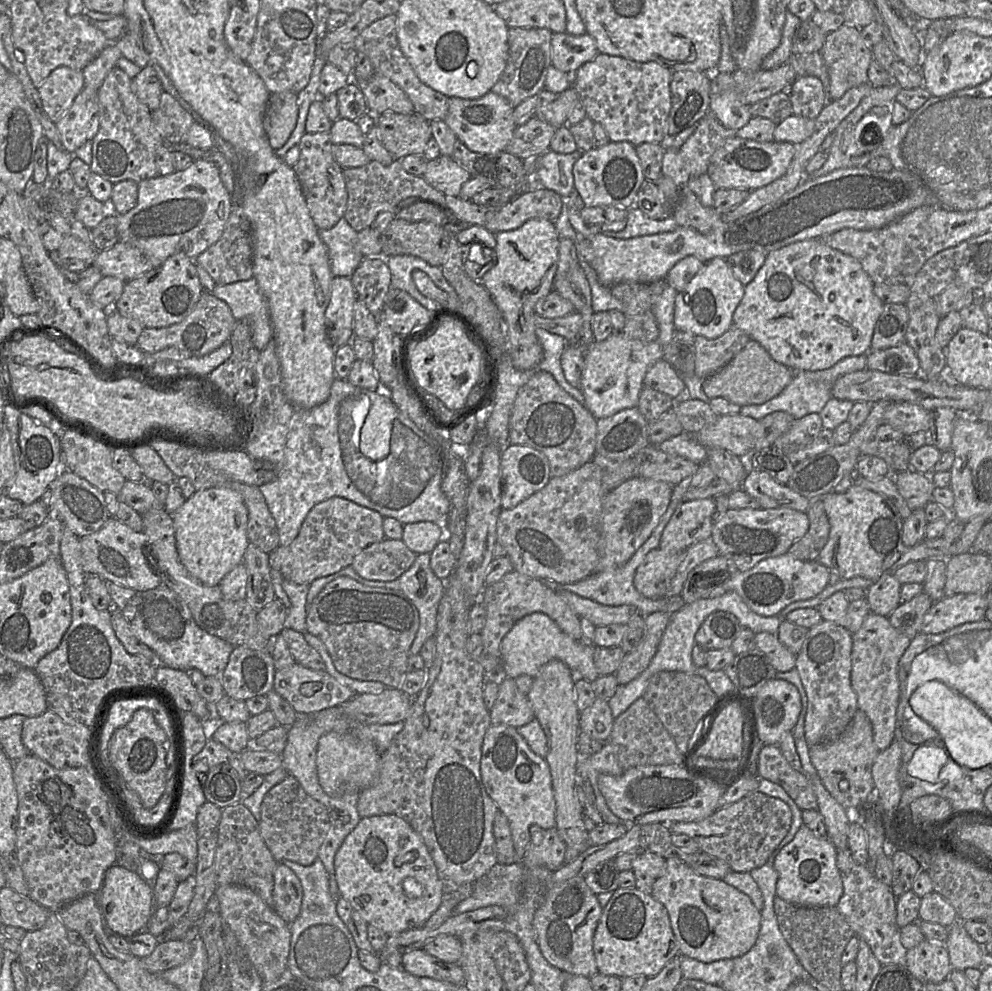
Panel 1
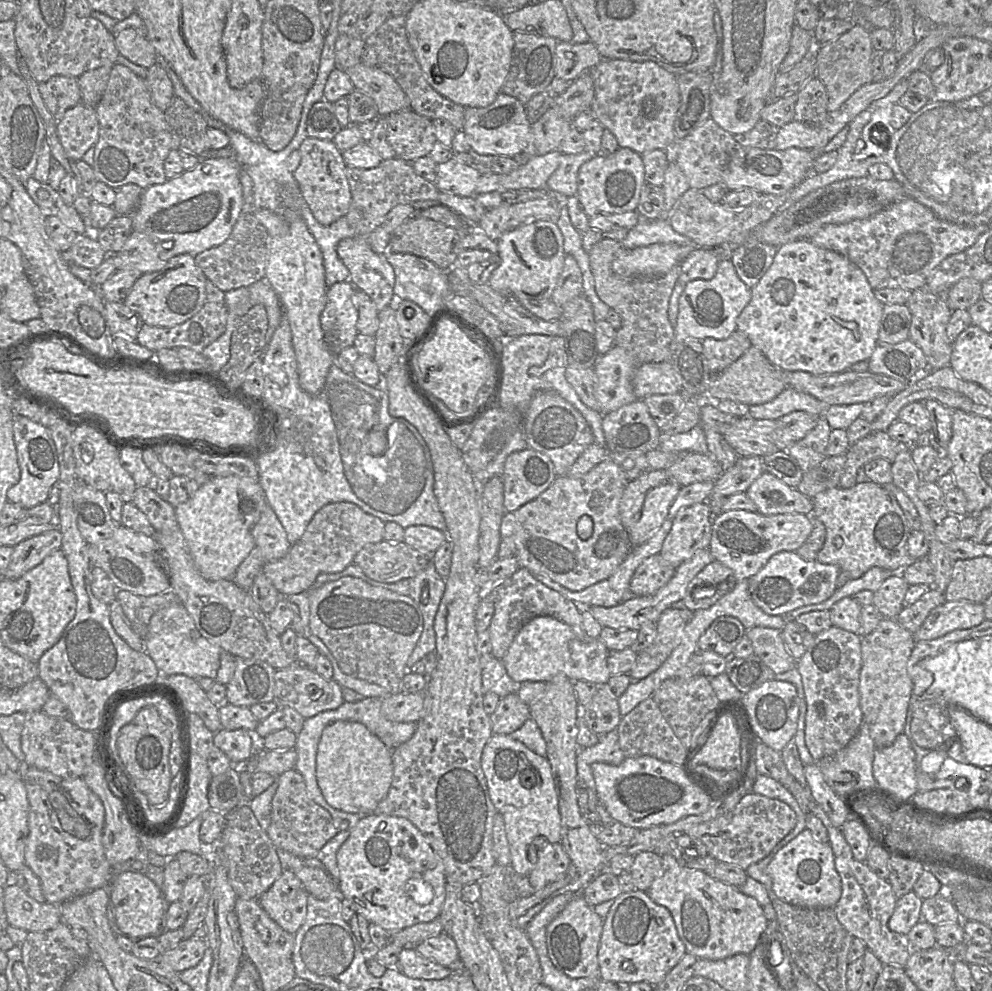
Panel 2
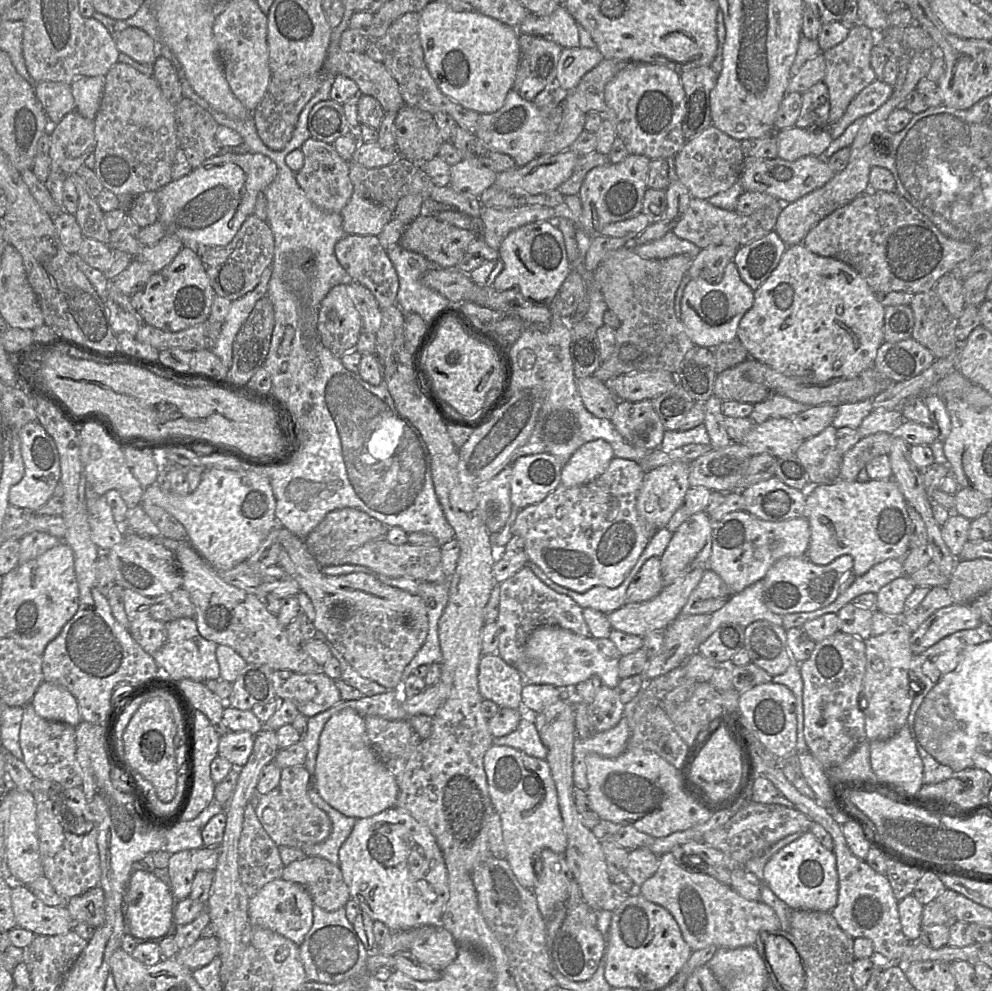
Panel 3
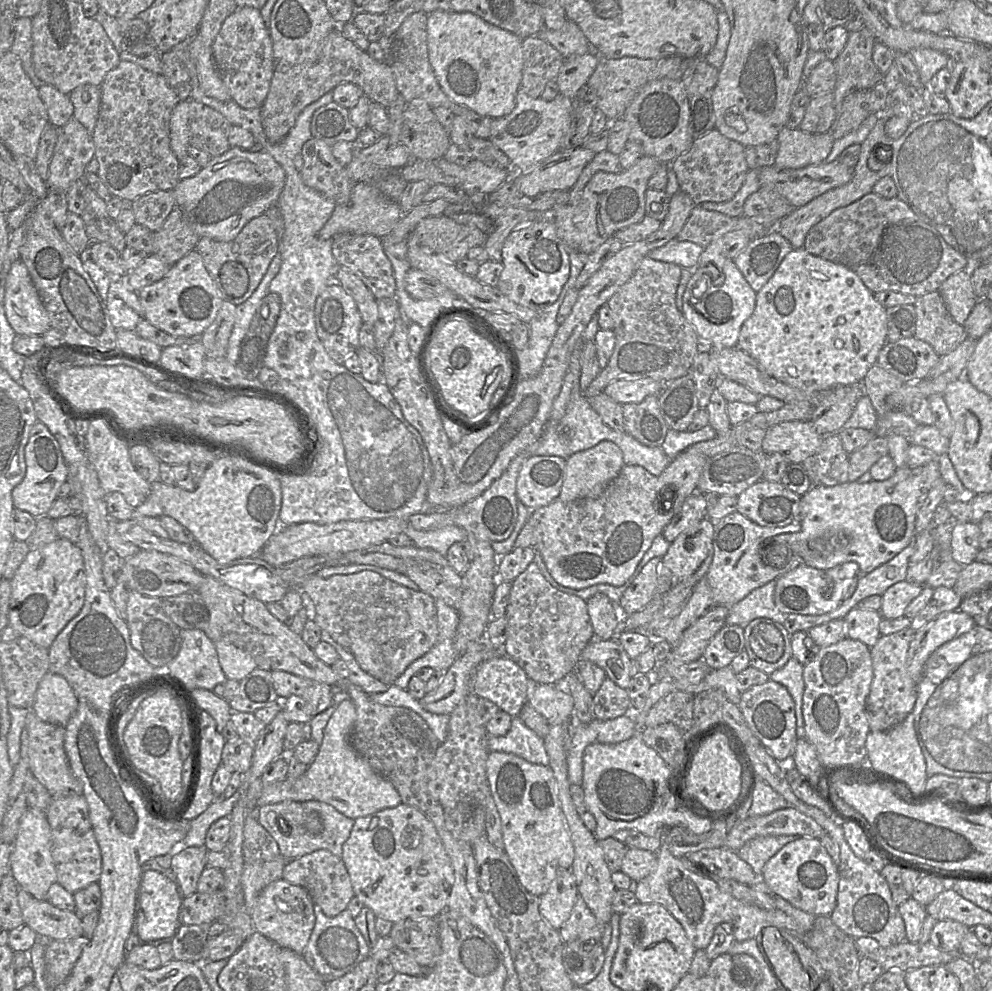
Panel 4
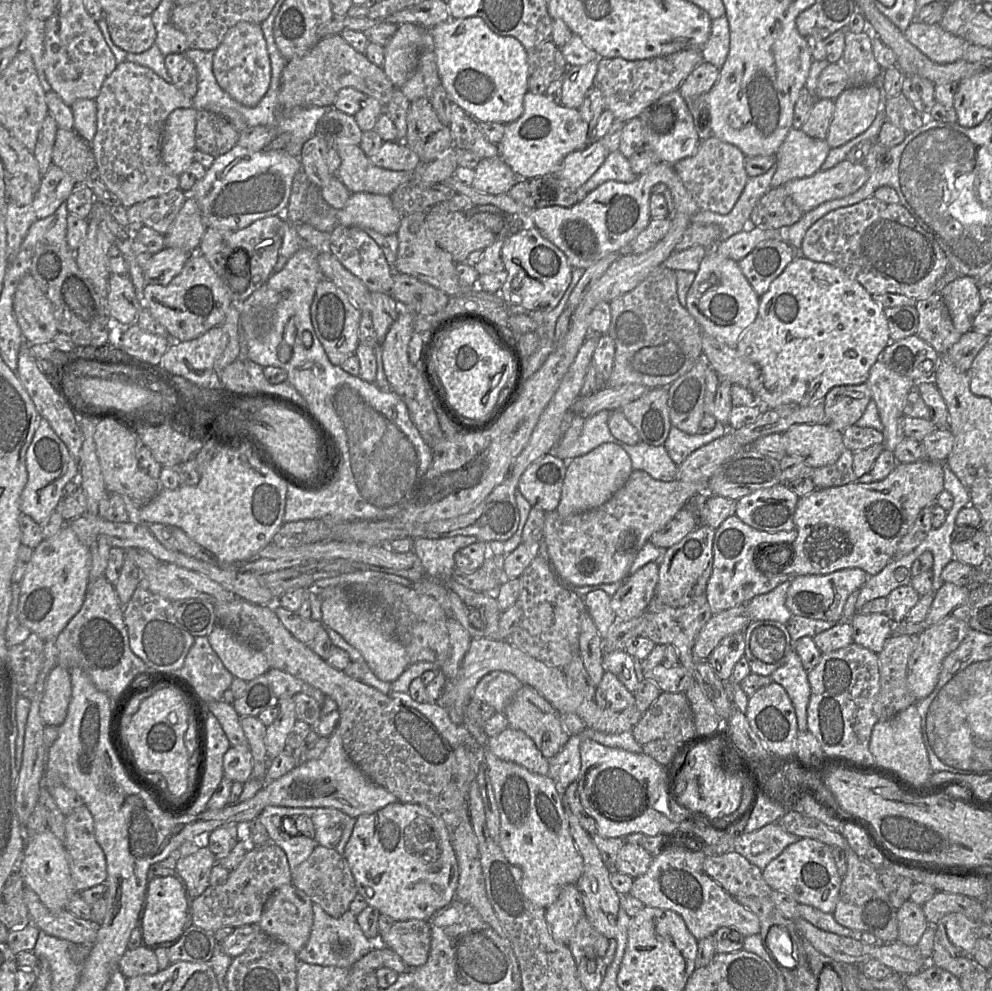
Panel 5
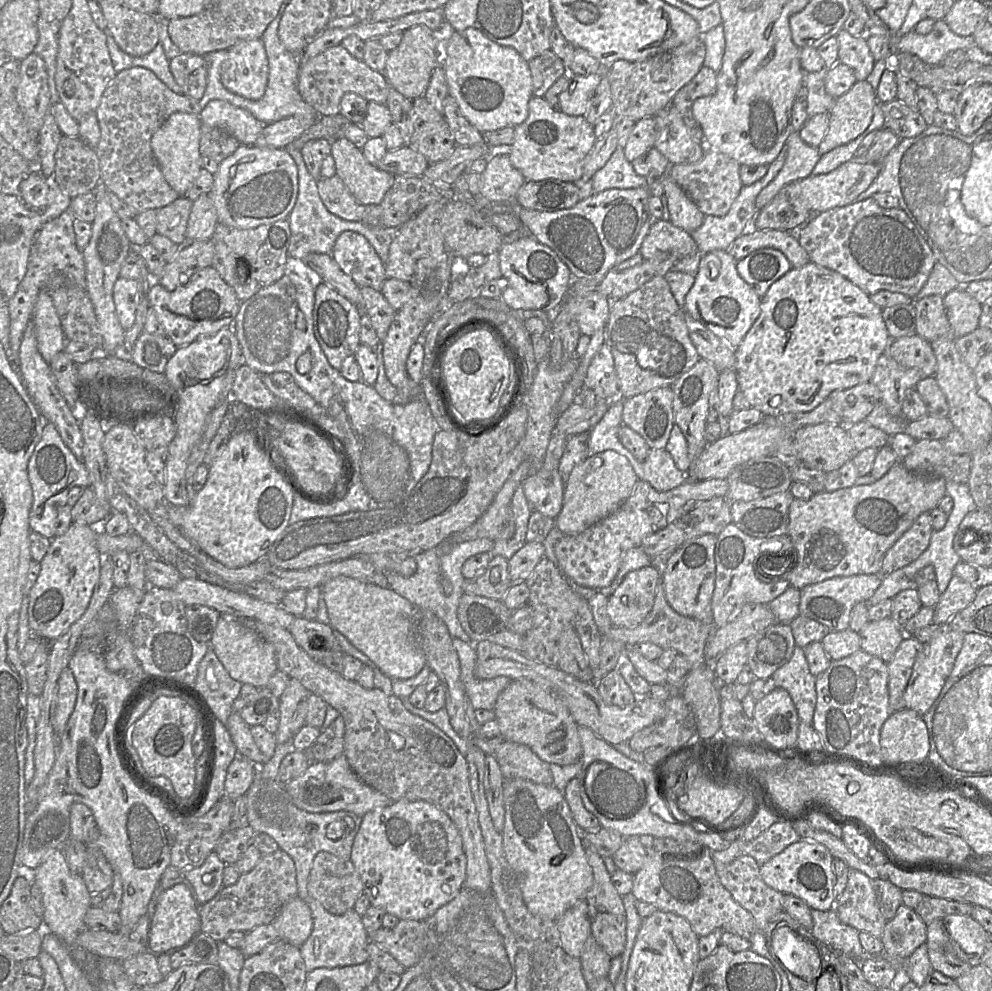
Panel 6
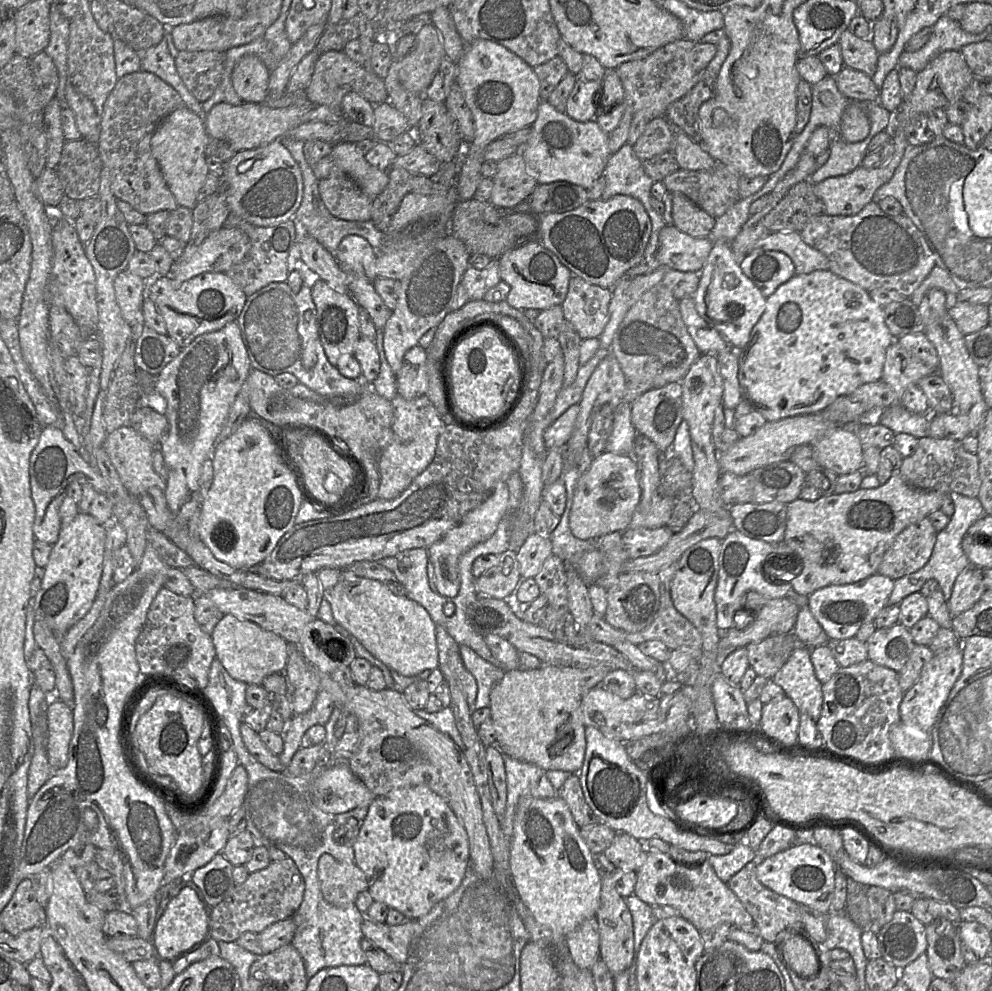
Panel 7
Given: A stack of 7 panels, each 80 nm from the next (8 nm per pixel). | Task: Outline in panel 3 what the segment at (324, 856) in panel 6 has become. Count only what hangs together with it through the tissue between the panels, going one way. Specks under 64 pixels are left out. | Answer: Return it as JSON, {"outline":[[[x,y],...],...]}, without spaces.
{"outline":[[[320,857],[293,861],[284,866],[281,878],[301,885],[315,905],[329,912],[345,907],[350,899],[340,867]]]}

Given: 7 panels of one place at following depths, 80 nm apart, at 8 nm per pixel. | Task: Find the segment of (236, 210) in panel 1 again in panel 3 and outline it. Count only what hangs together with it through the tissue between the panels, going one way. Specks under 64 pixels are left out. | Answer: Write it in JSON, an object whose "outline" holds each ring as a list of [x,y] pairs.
{"outline":[[[251,214],[227,245],[196,247],[195,249],[216,295],[233,301],[257,286],[262,273],[273,261],[274,247],[274,235],[267,221]]]}

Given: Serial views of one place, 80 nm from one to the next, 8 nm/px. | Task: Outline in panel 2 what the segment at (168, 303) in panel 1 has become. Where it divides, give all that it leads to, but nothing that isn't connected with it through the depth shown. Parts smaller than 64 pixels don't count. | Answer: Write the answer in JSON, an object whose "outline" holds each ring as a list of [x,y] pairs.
{"outline":[[[179,254],[170,258],[161,270],[140,275],[123,303],[137,313],[144,324],[173,327],[200,311],[207,302],[205,286],[206,277],[196,265],[194,256]]]}

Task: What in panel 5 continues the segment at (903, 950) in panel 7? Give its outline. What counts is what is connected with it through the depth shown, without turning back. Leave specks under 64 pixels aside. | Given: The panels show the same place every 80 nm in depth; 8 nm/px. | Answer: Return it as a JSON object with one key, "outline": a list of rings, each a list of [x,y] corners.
{"outline":[[[910,899],[897,910],[898,938],[896,941],[907,946],[918,945],[923,933],[928,927],[922,906]]]}

